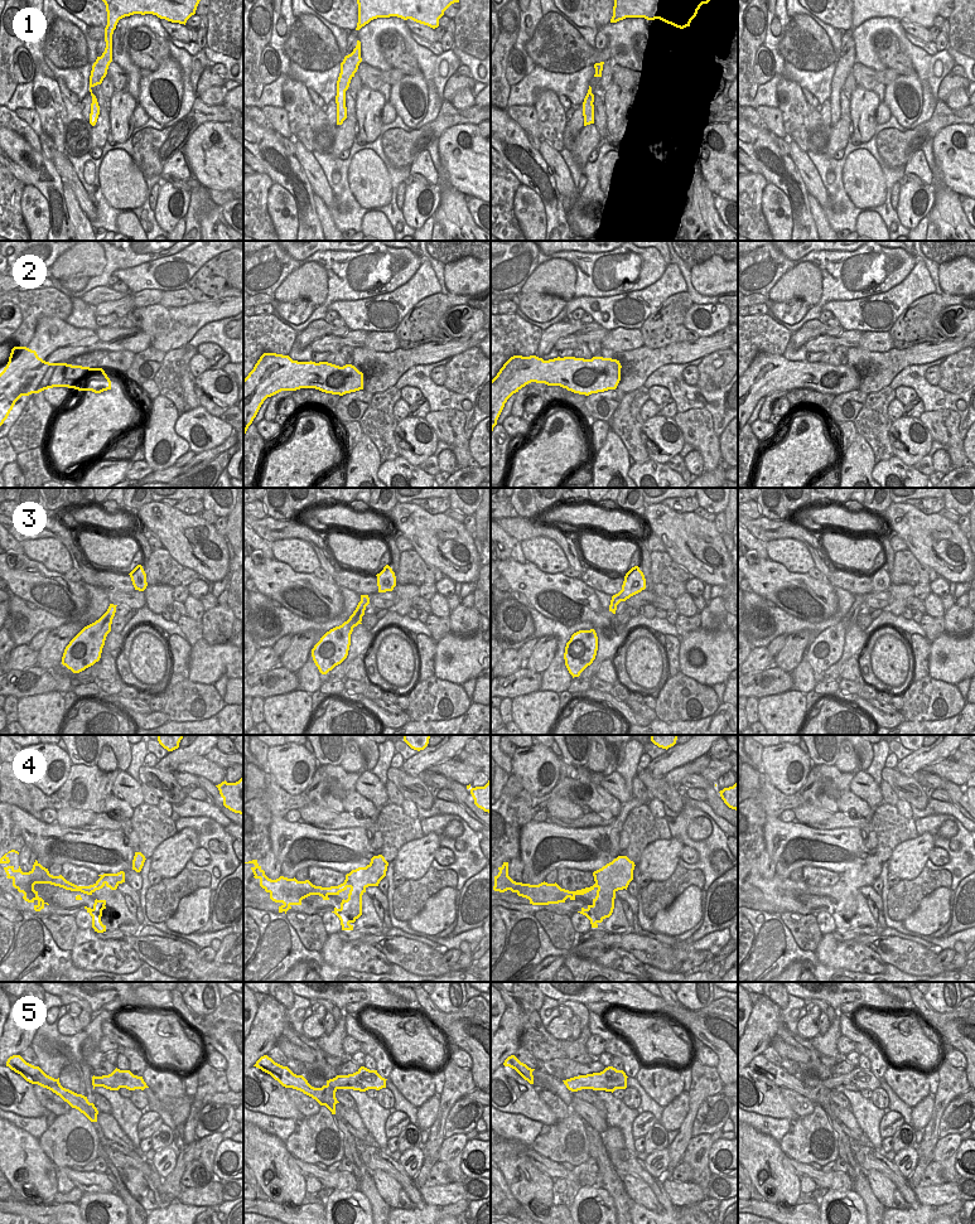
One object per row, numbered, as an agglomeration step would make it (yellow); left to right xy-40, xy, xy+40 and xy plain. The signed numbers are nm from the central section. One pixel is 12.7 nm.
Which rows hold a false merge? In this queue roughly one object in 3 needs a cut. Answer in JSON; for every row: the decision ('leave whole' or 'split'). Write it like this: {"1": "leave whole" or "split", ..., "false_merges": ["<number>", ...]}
{"1": "leave whole", "2": "leave whole", "3": "leave whole", "4": "split", "5": "split", "false_merges": ["4", "5"]}

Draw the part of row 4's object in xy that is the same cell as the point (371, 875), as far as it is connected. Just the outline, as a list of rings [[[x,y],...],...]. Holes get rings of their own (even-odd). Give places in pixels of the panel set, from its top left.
[[[382,855],[373,856],[366,867],[358,867],[346,875],[352,886],[352,904],[348,906],[348,915],[358,919],[362,915],[362,895],[368,886],[378,886],[386,876],[388,862]]]

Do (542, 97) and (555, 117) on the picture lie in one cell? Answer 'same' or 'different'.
same

